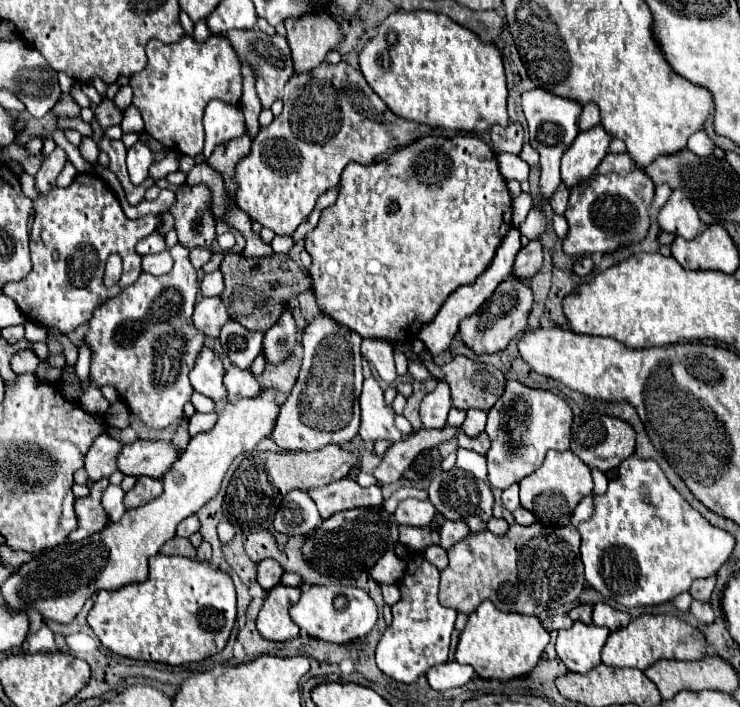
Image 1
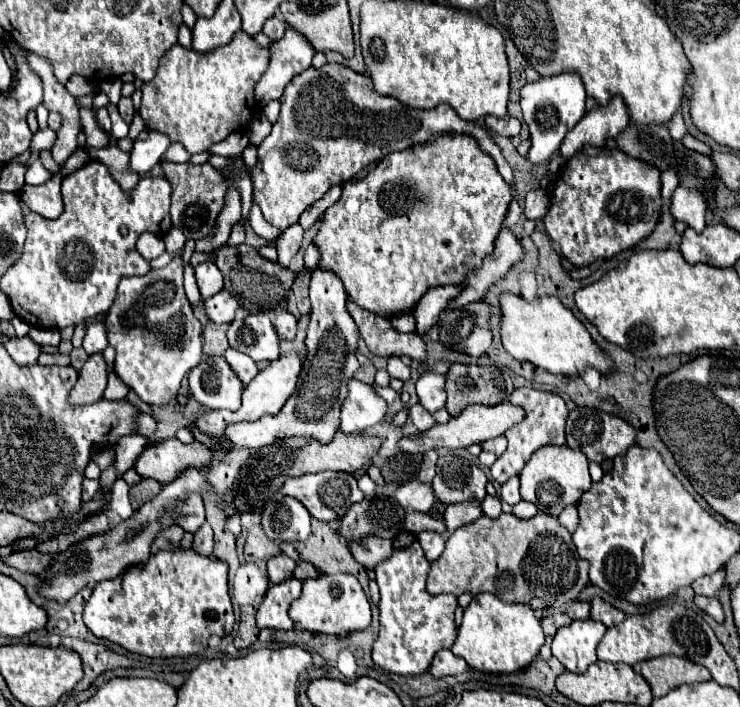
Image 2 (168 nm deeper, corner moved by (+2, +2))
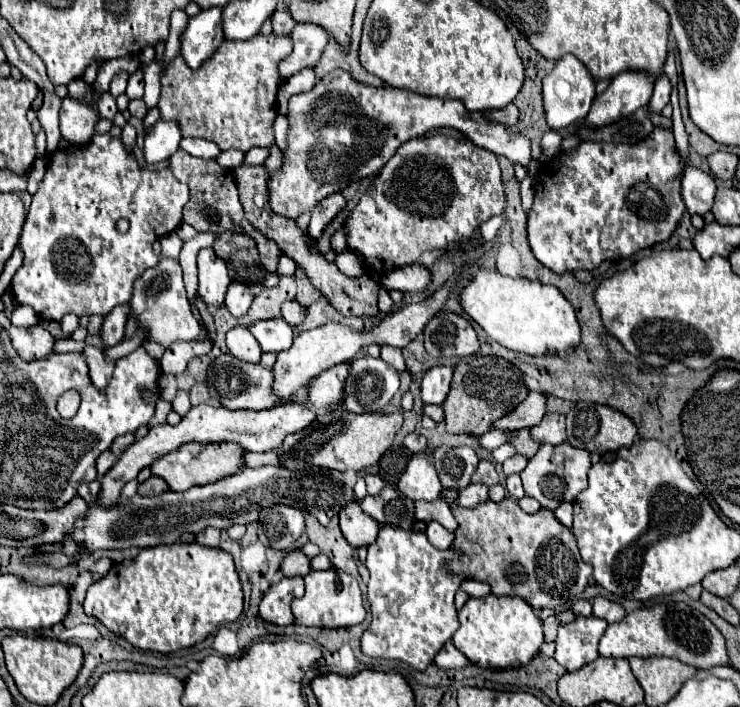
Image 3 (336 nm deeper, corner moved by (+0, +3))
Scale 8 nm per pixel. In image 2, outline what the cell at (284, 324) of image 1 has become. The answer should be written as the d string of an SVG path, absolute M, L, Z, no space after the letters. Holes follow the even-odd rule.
M286 309L276 311L276 315L272 319L274 319L274 327L282 339L296 337L296 317L290 311L286 311Z

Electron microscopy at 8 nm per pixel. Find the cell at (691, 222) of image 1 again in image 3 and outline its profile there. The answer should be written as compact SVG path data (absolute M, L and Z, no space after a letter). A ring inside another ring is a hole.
M698 168L684 170L680 194L690 214L704 216L706 212L710 212L714 202L714 192L716 192L716 182L710 174L700 172Z

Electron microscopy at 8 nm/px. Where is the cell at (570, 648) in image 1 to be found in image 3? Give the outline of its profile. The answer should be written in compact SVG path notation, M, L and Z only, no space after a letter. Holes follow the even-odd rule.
M596 616L576 618L574 622L560 626L554 660L568 672L576 672L582 666L594 662L598 658L598 642L606 626L608 622Z

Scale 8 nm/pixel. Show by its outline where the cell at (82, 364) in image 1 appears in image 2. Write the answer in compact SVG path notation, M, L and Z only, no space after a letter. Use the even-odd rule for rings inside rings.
M92 321L86 329L86 337L84 337L84 349L88 355L96 353L96 351L104 351L108 345L108 337L106 337L106 327L104 321Z

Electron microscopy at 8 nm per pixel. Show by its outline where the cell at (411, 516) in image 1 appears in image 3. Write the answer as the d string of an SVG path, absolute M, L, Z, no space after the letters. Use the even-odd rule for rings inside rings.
M422 452L414 454L414 458L408 462L408 468L398 482L400 494L404 494L406 498L410 498L414 502L416 500L432 502L440 496L442 486L440 486L438 474L430 462L432 462L432 456L424 456Z

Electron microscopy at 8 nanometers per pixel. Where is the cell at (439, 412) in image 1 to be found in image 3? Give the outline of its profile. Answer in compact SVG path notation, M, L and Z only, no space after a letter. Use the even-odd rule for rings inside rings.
M434 366L422 376L420 394L426 404L442 404L452 380L452 368L450 366Z

